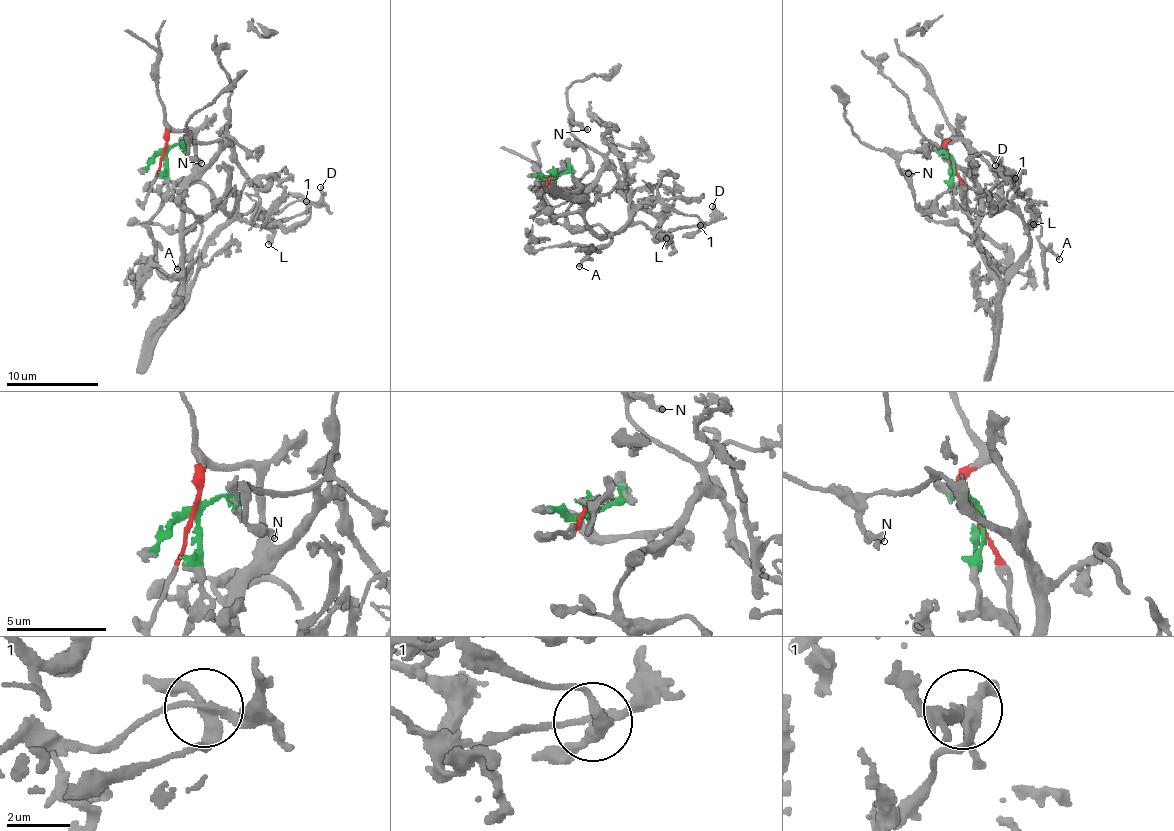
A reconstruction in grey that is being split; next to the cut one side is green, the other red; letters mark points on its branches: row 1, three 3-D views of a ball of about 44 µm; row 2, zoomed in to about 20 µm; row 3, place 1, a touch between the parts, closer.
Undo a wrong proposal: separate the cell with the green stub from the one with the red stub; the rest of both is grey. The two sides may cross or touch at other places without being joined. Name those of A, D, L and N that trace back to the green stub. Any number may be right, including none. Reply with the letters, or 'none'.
D, L

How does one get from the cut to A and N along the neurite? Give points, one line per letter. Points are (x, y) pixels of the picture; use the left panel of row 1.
A: (164, 153), (166, 132), (189, 129), (195, 174), (175, 188), (179, 181), (204, 184), (214, 207), (177, 269)
N: (164, 153), (166, 132), (189, 129), (202, 166), (207, 165), (218, 141), (188, 138), (188, 153), (201, 164)

